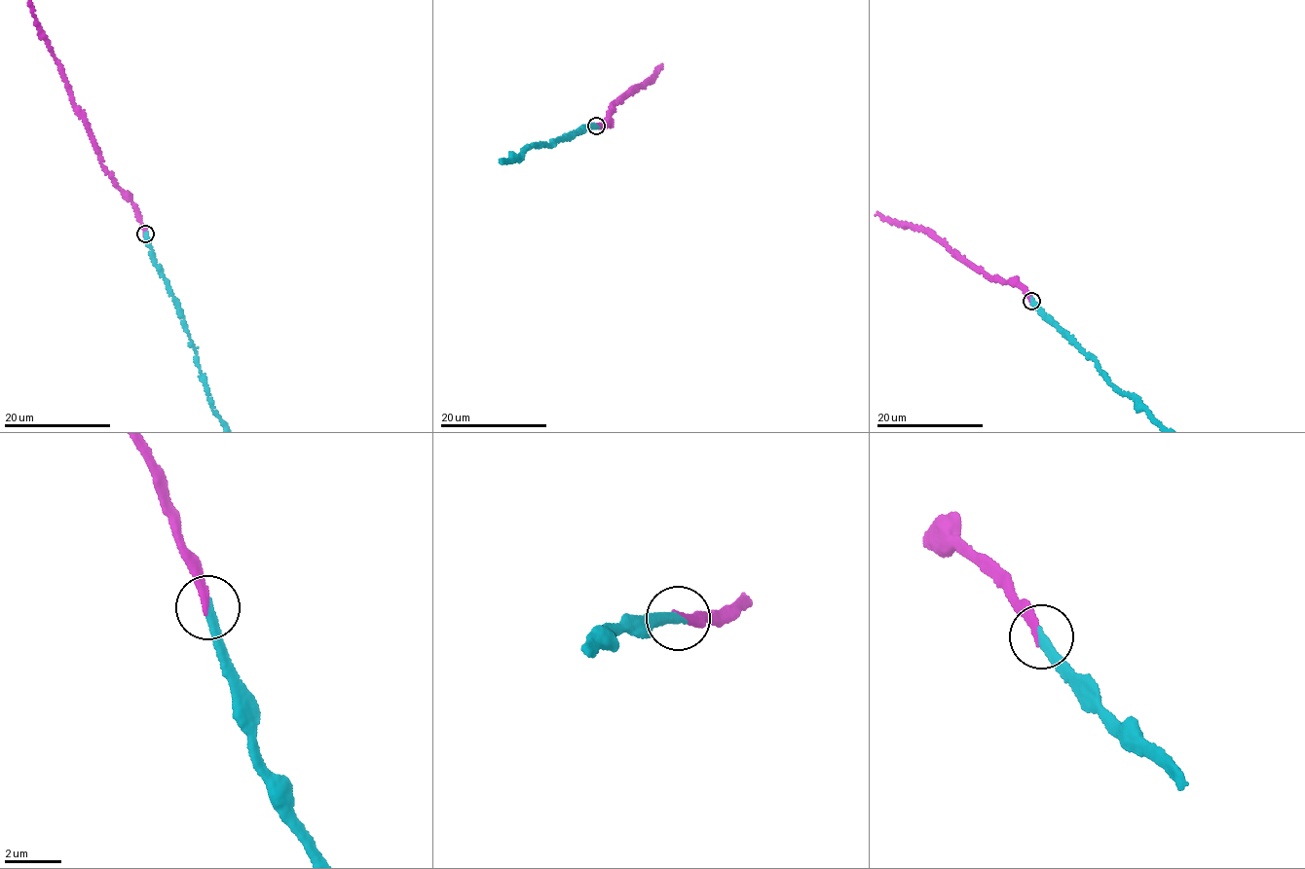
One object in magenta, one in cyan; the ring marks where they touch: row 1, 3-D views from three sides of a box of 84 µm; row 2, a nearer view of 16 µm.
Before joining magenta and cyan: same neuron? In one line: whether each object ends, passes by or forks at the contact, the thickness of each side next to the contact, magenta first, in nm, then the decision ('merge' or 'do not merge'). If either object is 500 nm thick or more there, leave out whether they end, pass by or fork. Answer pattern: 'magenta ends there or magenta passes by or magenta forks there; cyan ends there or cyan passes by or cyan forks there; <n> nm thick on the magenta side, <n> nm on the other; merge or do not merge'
magenta ends there; cyan ends there; 280 nm thick on the magenta side, 280 nm on the other; merge

